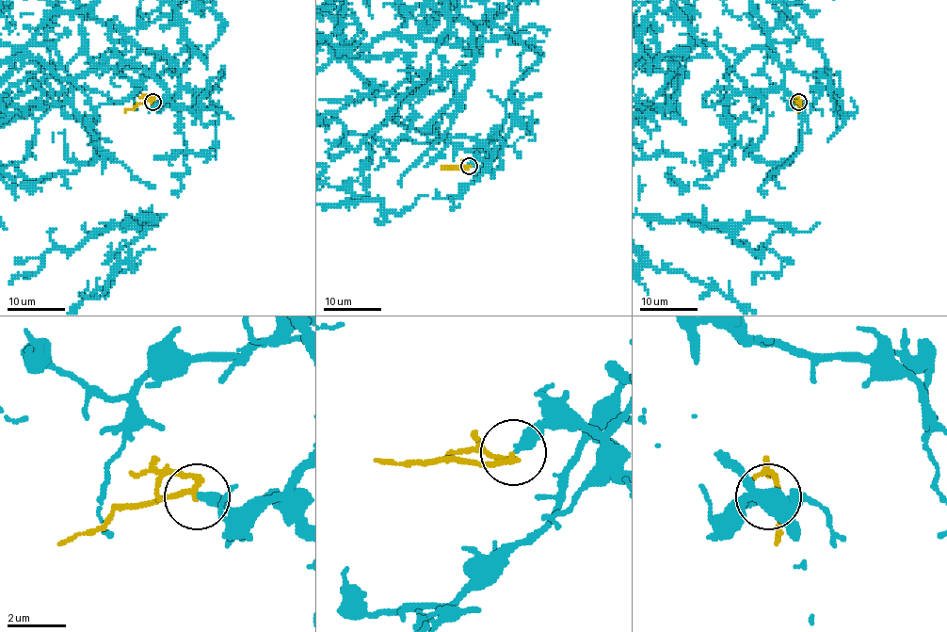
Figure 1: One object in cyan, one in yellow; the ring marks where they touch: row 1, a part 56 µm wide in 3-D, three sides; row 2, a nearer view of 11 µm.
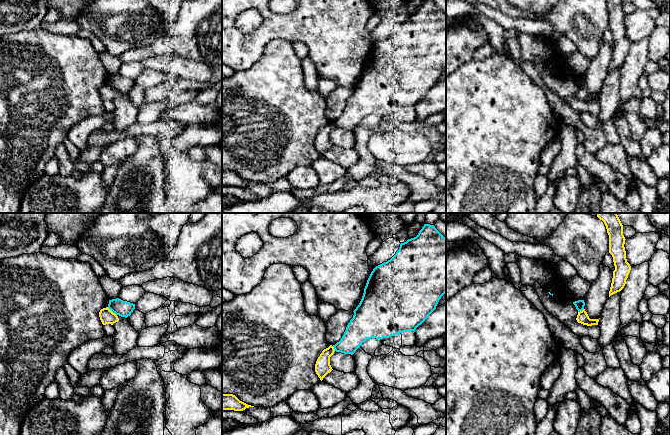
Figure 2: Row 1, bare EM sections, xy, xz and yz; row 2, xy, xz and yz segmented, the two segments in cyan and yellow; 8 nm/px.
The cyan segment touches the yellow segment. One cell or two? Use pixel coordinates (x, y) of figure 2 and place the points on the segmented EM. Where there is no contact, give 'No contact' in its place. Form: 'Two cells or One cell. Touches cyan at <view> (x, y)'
Two cells. Touches cyan at xy (112, 311)

